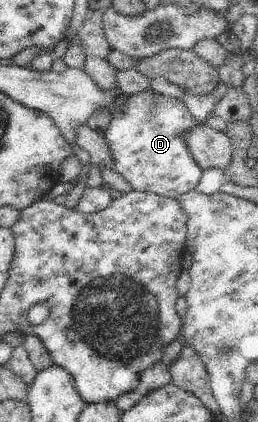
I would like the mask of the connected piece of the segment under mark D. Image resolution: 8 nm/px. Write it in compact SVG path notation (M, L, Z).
M151 87L130 95L119 111L114 111L112 119L104 130L98 130L104 135L111 152L111 169L118 172L134 191L149 192L173 199L179 199L184 193L196 188L203 170L194 160L189 146L187 145L187 134L198 122L186 109L186 104L178 98L165 96L154 92Z

